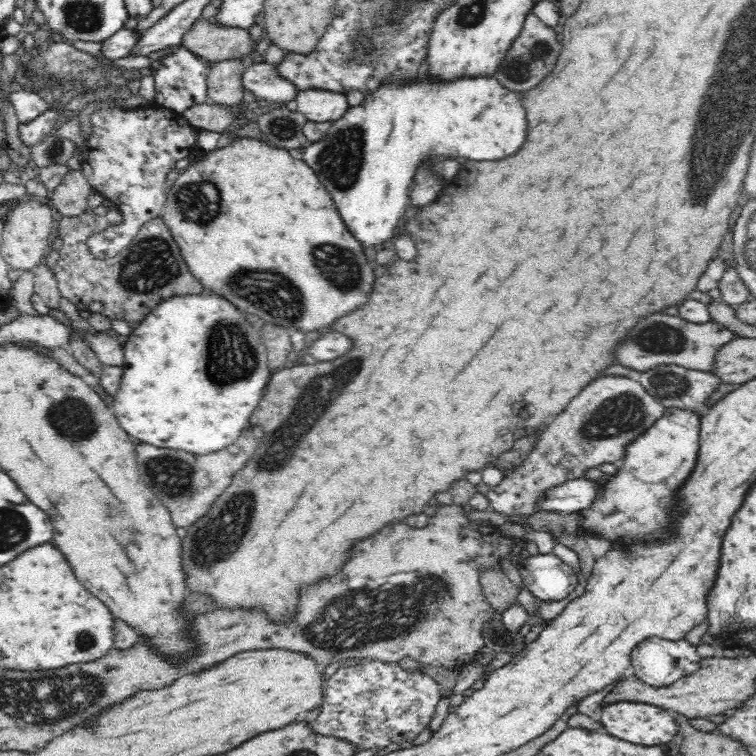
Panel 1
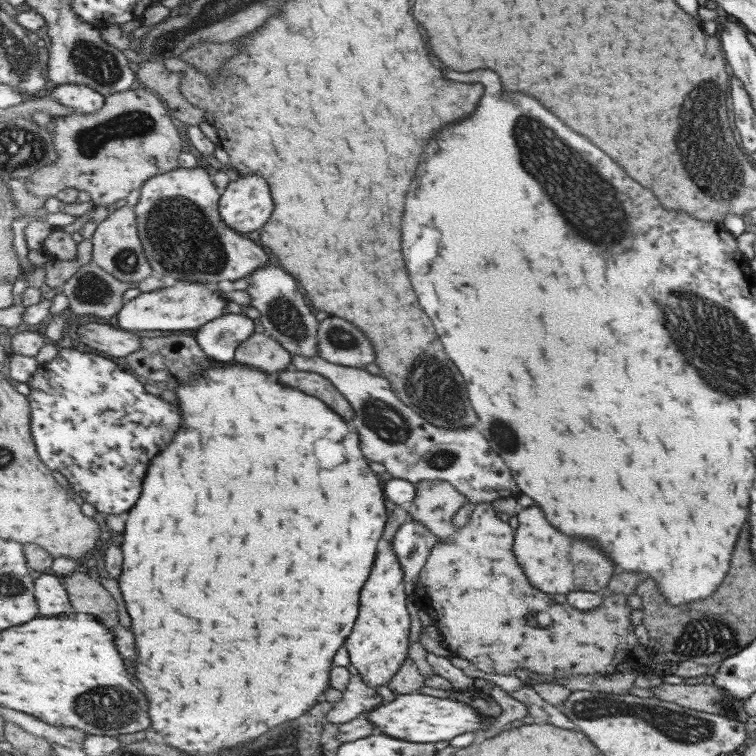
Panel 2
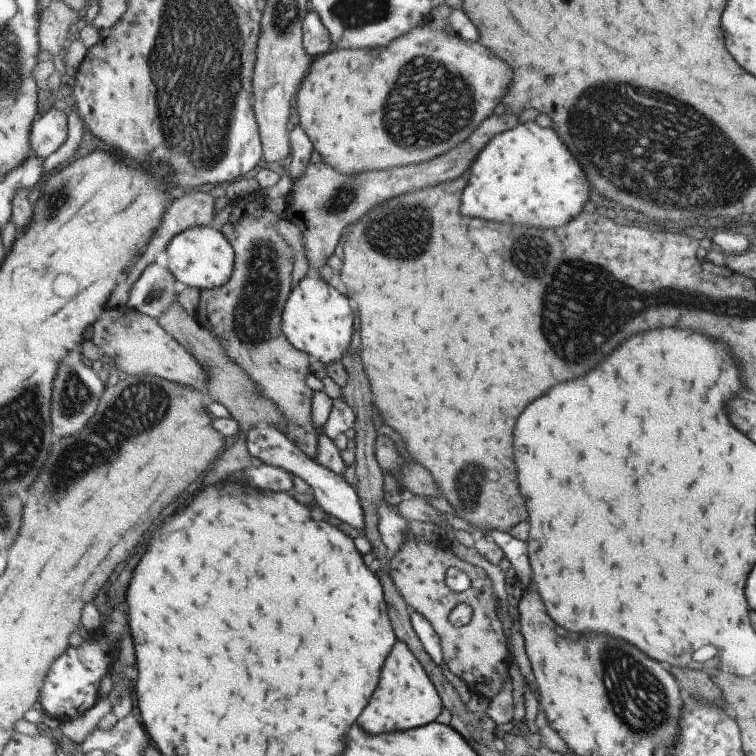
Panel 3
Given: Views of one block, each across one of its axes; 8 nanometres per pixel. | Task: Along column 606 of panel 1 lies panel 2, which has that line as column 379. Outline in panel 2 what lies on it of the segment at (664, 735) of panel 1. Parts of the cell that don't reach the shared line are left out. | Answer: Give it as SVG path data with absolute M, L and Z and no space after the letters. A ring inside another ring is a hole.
M415 693L397 694L395 699L384 702L381 706L368 712L368 719L376 726L377 732L388 734L399 740L417 743L435 743L441 740L453 740L465 732L479 732L485 729L489 720L484 720L482 714L455 698L436 698Z

